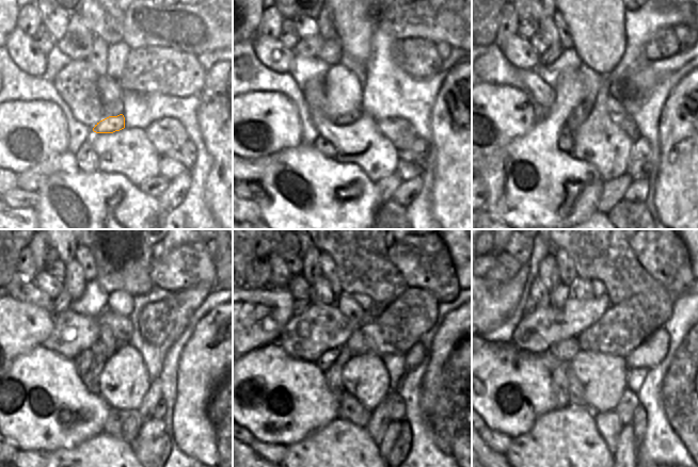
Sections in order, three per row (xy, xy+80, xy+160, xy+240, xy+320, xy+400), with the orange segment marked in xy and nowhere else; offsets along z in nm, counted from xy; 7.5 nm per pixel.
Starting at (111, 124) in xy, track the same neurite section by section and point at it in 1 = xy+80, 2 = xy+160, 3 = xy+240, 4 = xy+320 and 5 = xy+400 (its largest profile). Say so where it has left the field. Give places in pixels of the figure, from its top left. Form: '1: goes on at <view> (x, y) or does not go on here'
1: goes on at xy+80 (348, 118)
2: goes on at xy+160 (583, 111)
3: goes on at xy+240 (91, 381)
4: goes on at xy+320 (332, 375)
5: goes on at xy+400 (559, 381)

